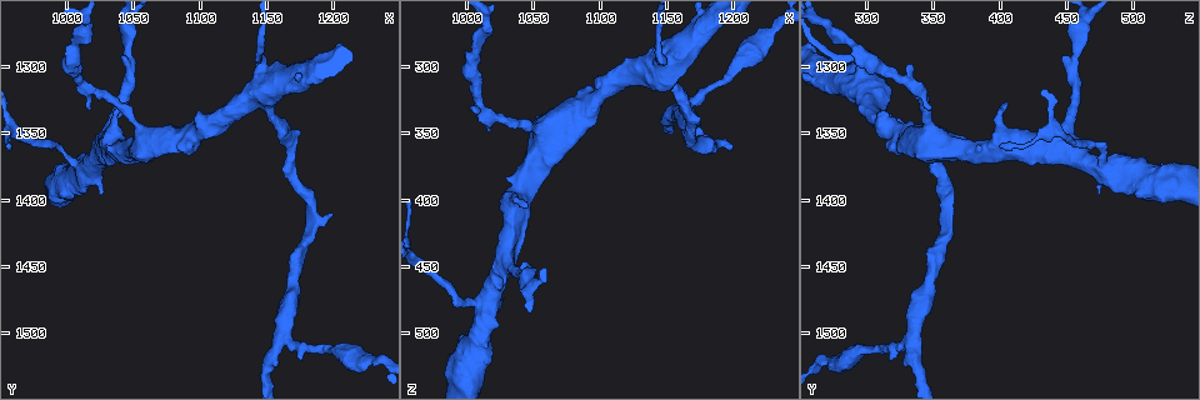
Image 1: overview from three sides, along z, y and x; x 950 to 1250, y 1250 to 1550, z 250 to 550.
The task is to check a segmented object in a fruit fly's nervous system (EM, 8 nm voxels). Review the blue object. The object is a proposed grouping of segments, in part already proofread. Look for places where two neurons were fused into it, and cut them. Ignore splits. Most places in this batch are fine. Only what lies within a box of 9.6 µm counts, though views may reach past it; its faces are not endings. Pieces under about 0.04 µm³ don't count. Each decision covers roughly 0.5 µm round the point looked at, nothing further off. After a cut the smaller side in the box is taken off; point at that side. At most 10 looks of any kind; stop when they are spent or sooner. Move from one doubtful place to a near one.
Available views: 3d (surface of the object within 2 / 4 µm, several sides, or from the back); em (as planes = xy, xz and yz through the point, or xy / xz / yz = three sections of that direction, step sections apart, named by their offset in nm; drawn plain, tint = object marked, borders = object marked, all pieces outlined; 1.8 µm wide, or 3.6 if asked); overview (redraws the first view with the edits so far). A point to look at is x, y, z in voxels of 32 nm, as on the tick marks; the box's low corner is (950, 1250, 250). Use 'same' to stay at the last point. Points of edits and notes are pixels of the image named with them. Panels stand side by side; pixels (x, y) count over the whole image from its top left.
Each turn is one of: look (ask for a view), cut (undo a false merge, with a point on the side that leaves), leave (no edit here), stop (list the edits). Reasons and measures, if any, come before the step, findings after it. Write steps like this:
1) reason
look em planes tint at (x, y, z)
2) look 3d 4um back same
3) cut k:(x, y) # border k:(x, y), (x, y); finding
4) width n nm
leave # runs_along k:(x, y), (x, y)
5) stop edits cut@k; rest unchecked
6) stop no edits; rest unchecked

thick turns thin
look em 3.6um planes tint at (1230, 1522, 272)

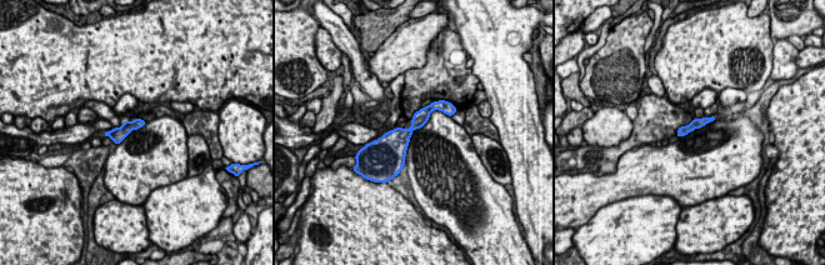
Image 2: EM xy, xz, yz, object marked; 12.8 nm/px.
leave # runs_along 2:(441, 108), (380, 141); continuous, no second neuron

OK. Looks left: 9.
side arm on a straight run
look 3d 2um at (1164, 1502, 336)

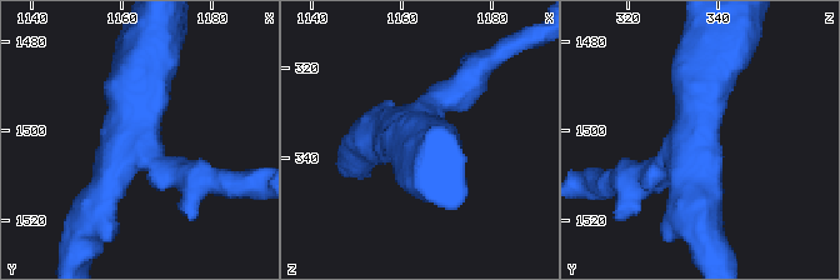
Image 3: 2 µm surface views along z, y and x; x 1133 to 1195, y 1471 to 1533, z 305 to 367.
arms 3; arm_widths 240, 280, 420 nm; shape alone is not enough
look em planes tint at (1163, 1500, 334)

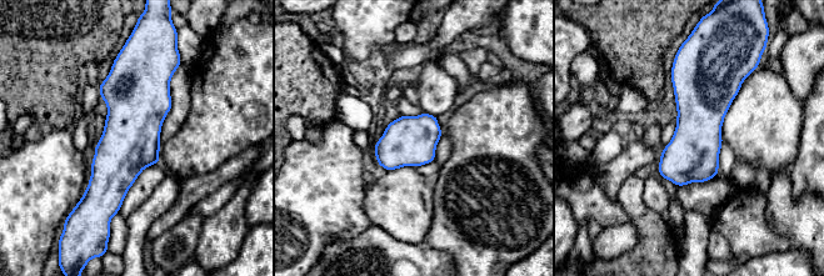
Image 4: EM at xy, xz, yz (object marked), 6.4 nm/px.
leave # one neuron here

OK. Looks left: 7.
calibre changes
look em 3.6um planes borders at (1138, 1324, 304)

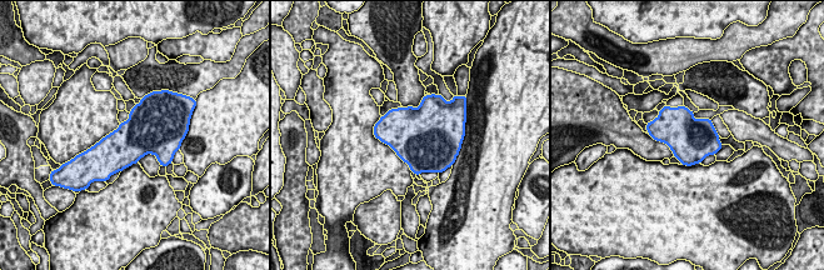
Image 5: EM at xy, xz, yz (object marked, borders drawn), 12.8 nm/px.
leave # one neuron here

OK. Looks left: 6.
thick turns thin
look 3d 4um at (1054, 1350, 348)

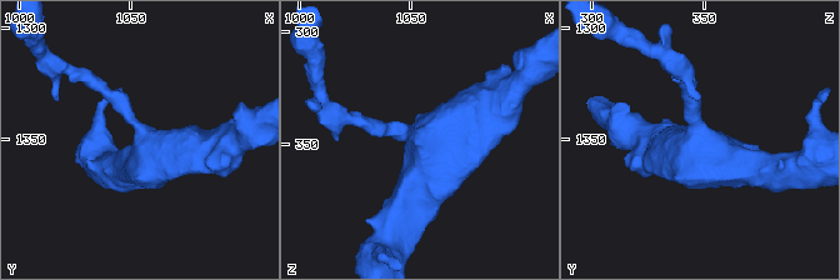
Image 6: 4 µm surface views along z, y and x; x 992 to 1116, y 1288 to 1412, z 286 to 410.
look em 3.6um xz step 8 tint at (1055, 1348, 346)

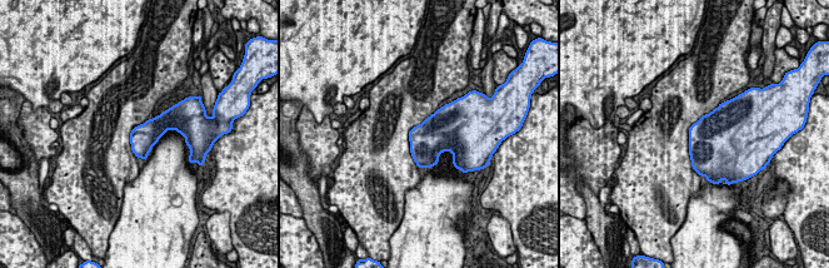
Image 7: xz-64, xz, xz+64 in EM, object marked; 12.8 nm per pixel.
another direction
look em 3.6um planes tint same

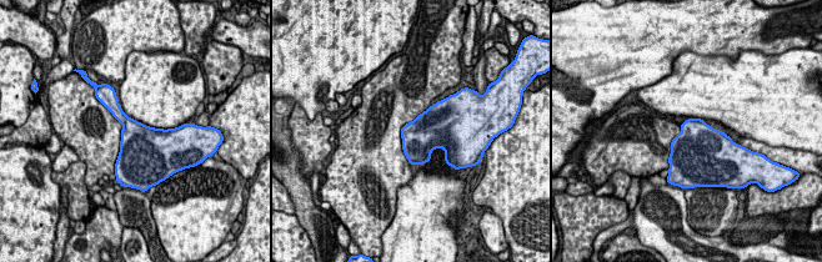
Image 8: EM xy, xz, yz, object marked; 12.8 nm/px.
leave # all the same neuron

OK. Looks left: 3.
stop no edits; rest unchecked

